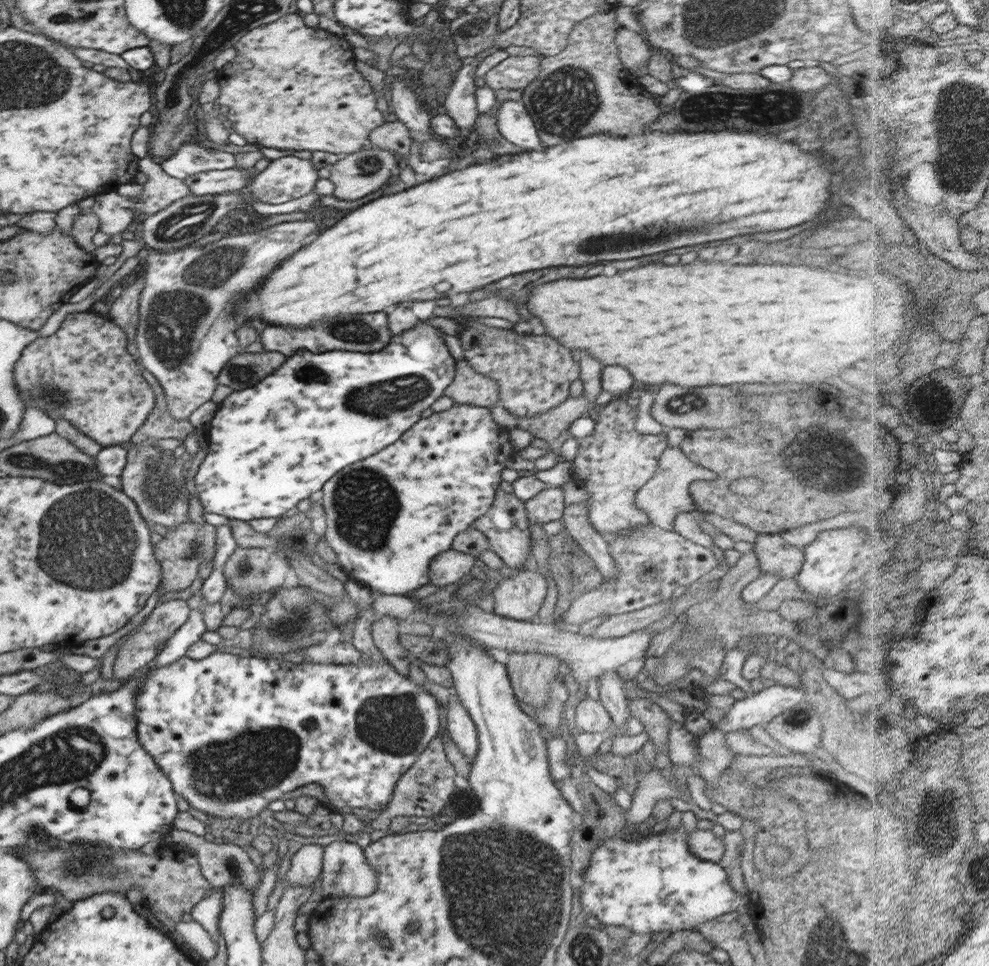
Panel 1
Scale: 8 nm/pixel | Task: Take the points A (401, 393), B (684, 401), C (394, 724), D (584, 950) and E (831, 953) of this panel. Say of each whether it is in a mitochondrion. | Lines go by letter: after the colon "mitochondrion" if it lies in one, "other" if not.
A: mitochondrion
B: mitochondrion
C: mitochondrion
D: mitochondrion
E: mitochondrion

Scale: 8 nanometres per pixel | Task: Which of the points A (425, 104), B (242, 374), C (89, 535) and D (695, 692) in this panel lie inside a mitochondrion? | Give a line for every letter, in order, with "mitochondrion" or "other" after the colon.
A: other
B: mitochondrion
C: mitochondrion
D: other

